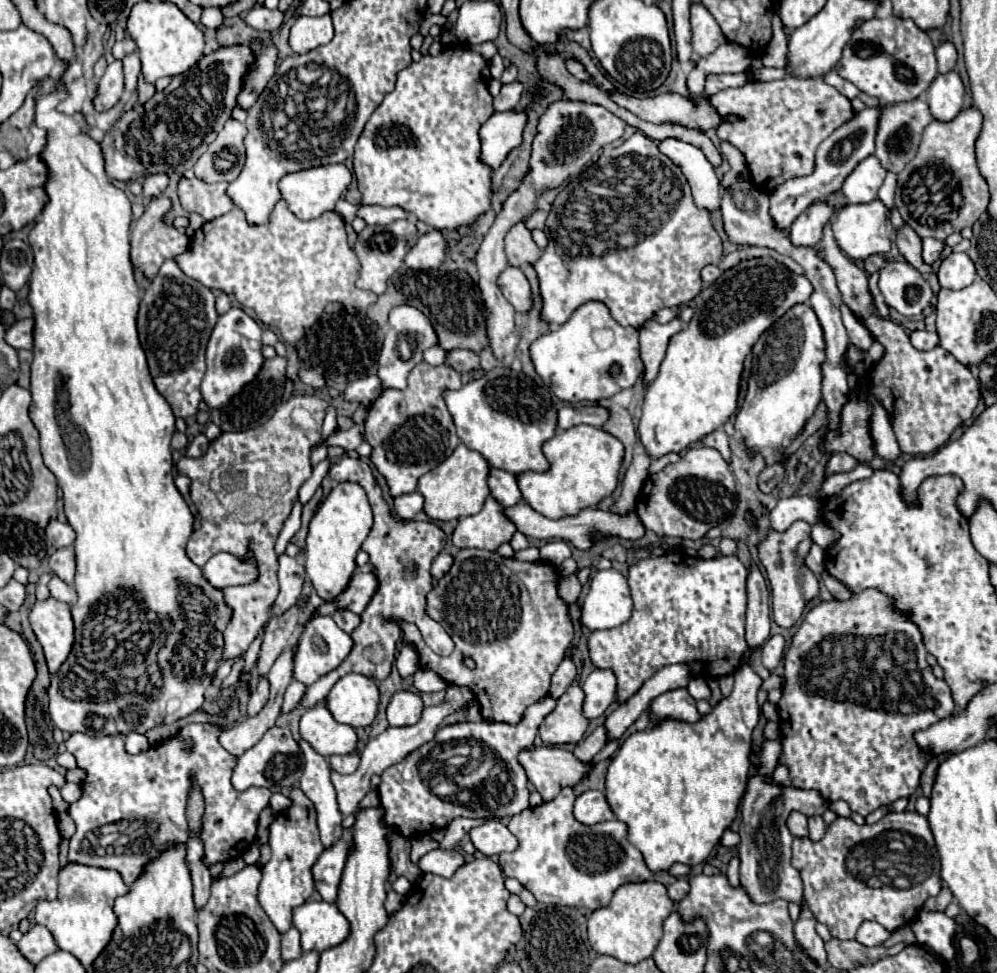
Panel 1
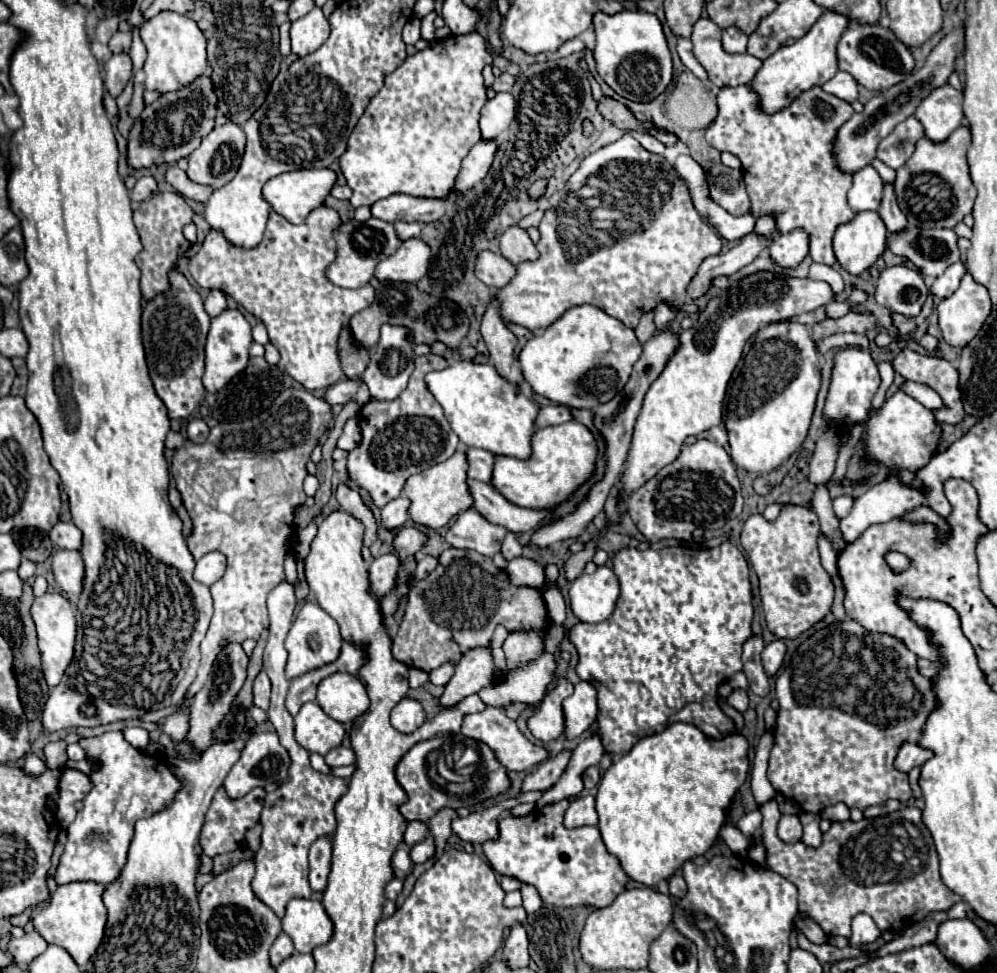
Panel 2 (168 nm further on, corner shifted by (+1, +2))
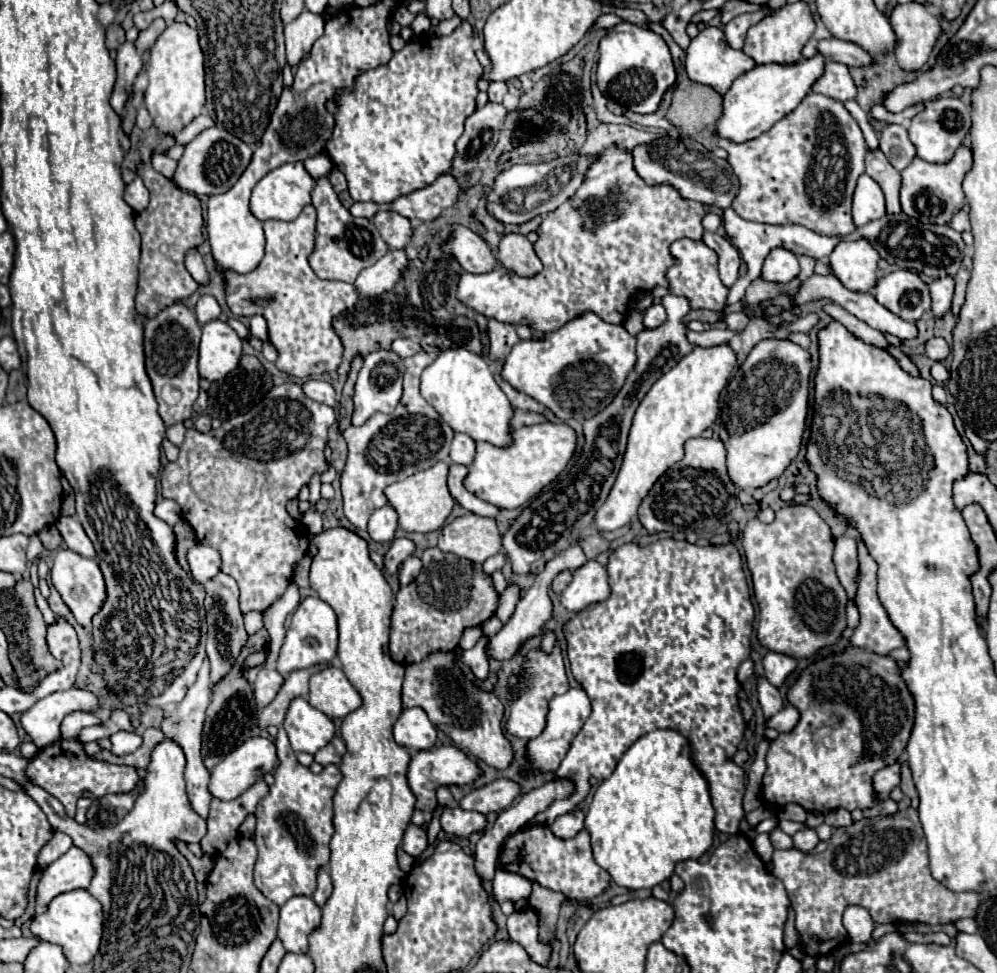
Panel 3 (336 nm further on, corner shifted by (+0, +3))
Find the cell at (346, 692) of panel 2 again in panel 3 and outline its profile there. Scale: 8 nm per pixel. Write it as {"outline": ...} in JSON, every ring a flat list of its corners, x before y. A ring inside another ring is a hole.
{"outline":[[330,666,310,678,308,702,328,718,346,718,362,706,358,690,348,682,342,668]]}

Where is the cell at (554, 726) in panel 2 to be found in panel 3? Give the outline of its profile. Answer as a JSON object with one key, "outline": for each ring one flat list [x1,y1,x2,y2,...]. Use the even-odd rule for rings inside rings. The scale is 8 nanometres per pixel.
{"outline":[[554,646,554,654,546,654,542,650,532,650,528,654,528,664,526,664,526,670,520,678,514,678,512,684,518,684,522,686,524,684,524,678,528,678,528,692,520,694,514,702,512,702,512,712,510,712,510,718,506,722,506,730,512,734,512,736,518,736,518,738,526,738,526,740,532,740,532,738,538,738,544,728,546,728,546,716,548,716,548,704,554,696,558,694,566,694,568,692,568,678,566,678,566,670,564,670,564,662,562,662,562,656,560,656,560,648]]}

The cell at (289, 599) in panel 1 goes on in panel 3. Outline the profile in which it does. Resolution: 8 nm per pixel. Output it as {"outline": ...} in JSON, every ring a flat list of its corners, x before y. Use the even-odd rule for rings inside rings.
{"outline":[[280,726,278,728,278,738,276,738,276,748,278,748,278,768,274,770,274,786,270,786,270,792,260,800,256,808,256,830,254,830,254,842,258,846,258,860,254,868,254,884,256,888,274,904,282,906,286,900,292,896,312,896,316,890,316,870,318,866,326,866,330,860,330,838,332,838,332,796,336,786,342,780,342,772,330,764,326,766,320,774,314,774,310,768,302,766,290,746,286,730]]}

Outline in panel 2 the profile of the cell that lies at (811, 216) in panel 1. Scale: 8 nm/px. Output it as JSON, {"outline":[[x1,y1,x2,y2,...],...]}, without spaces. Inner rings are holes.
{"outline":[[791,231,787,235,777,235,769,245,769,255,775,265,785,269,795,269,809,251,809,239,803,231]]}

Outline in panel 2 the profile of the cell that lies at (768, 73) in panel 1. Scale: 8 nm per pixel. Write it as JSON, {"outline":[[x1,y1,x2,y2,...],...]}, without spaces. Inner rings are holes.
{"outline":[[699,19,695,23,691,41,695,59,703,65,709,81,717,87,747,85,763,65,761,59,749,53,725,53,721,47,721,29,709,19]]}

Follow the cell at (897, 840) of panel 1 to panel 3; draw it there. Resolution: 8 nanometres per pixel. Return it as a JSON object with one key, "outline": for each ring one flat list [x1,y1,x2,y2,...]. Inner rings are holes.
{"outline":[[914,808,896,812,892,816,862,818,844,828,834,828,832,838,820,842,814,850,802,852,796,848,774,850,772,854,772,874,778,876,790,896,792,908,796,912,796,928,800,932,800,946,806,954,822,954,822,942,834,940,844,942,846,930,842,924,842,914,848,906,864,906,876,924,898,924,898,922,924,922,924,924,950,924,966,916,976,916,980,896,976,892,952,892,942,886,930,874,926,836]]}

